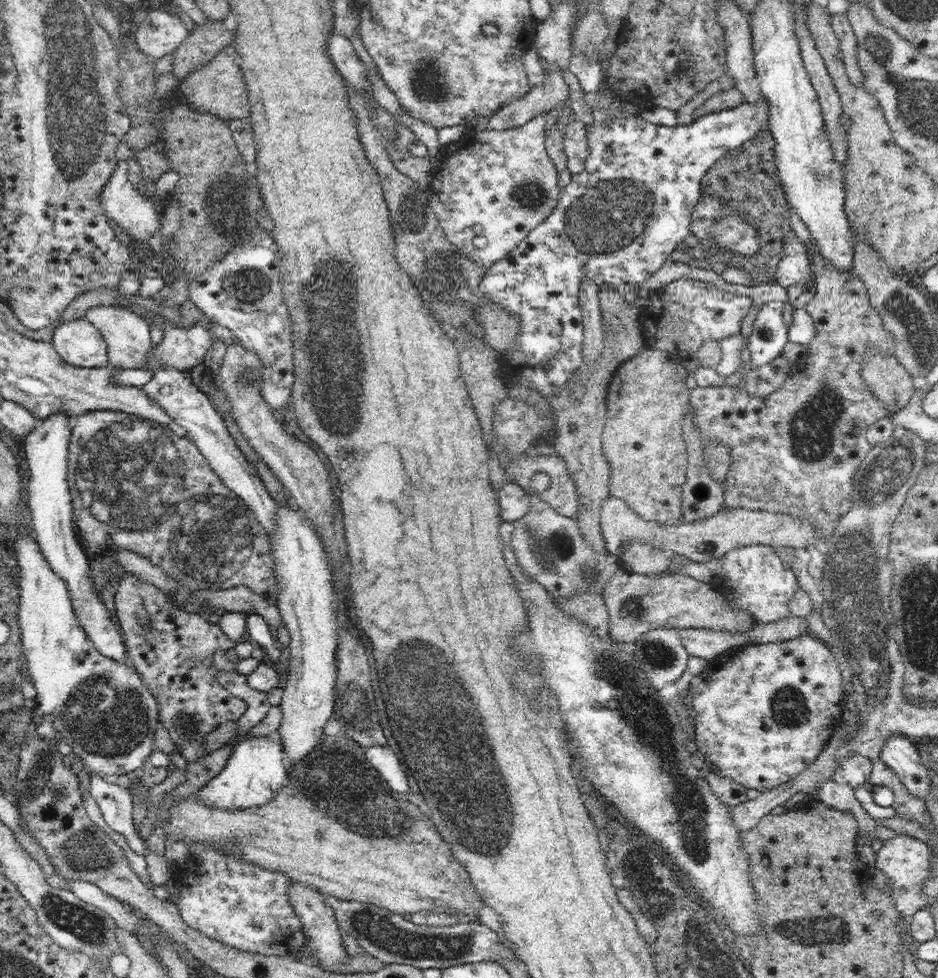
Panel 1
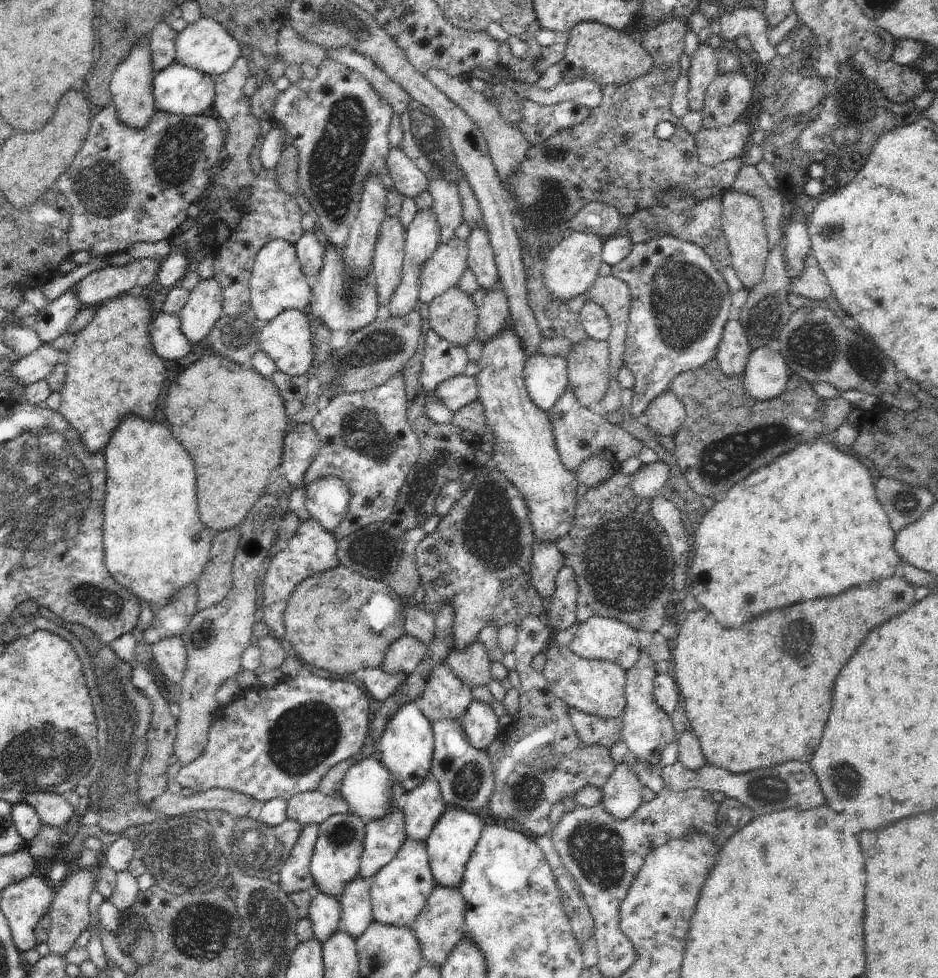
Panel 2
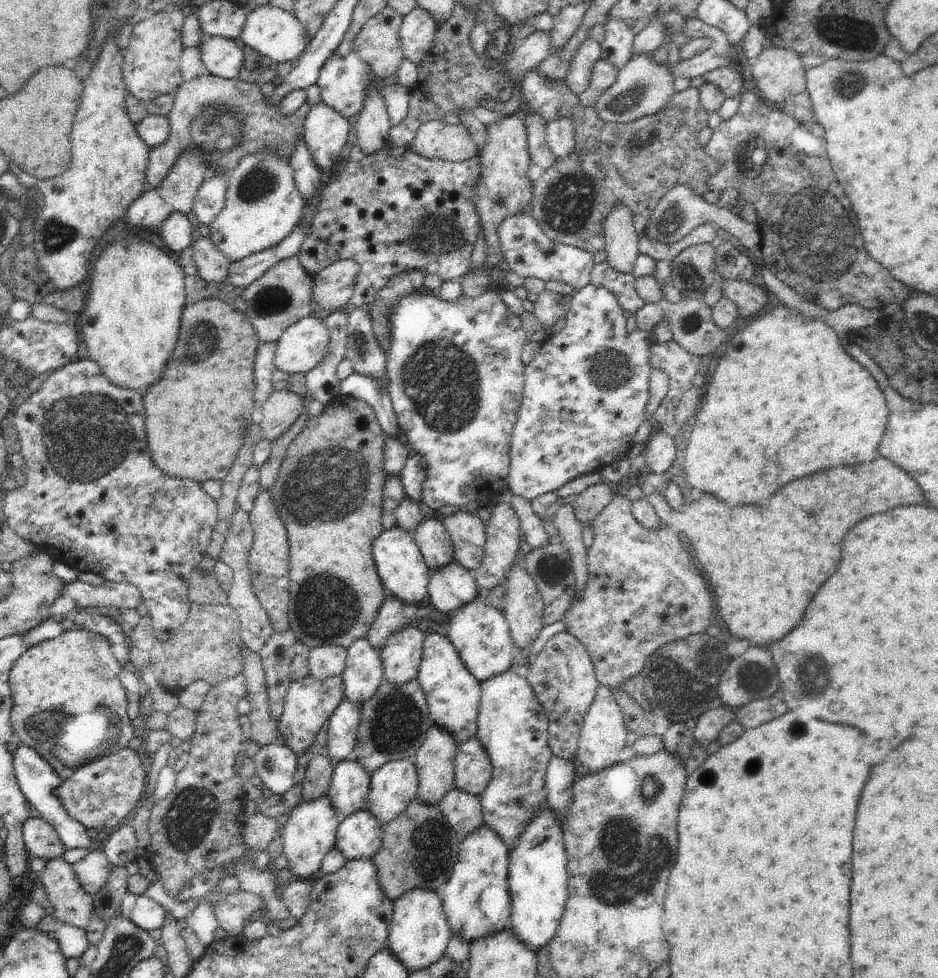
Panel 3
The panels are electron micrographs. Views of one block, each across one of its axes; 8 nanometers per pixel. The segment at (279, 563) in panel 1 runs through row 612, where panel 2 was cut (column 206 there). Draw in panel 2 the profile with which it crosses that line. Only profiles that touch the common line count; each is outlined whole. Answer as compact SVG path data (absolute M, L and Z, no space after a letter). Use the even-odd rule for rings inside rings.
M216 278L200 281L190 292L189 300L180 310L182 334L188 342L200 342L212 331L223 315L224 292Z

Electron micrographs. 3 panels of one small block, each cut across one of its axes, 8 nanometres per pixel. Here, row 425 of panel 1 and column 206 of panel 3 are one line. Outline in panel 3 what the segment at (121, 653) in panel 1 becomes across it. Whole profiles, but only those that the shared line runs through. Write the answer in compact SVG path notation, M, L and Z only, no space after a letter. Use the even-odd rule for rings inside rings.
M209 36L200 43L201 59L208 72L228 79L238 77L244 56L240 42L222 36Z

